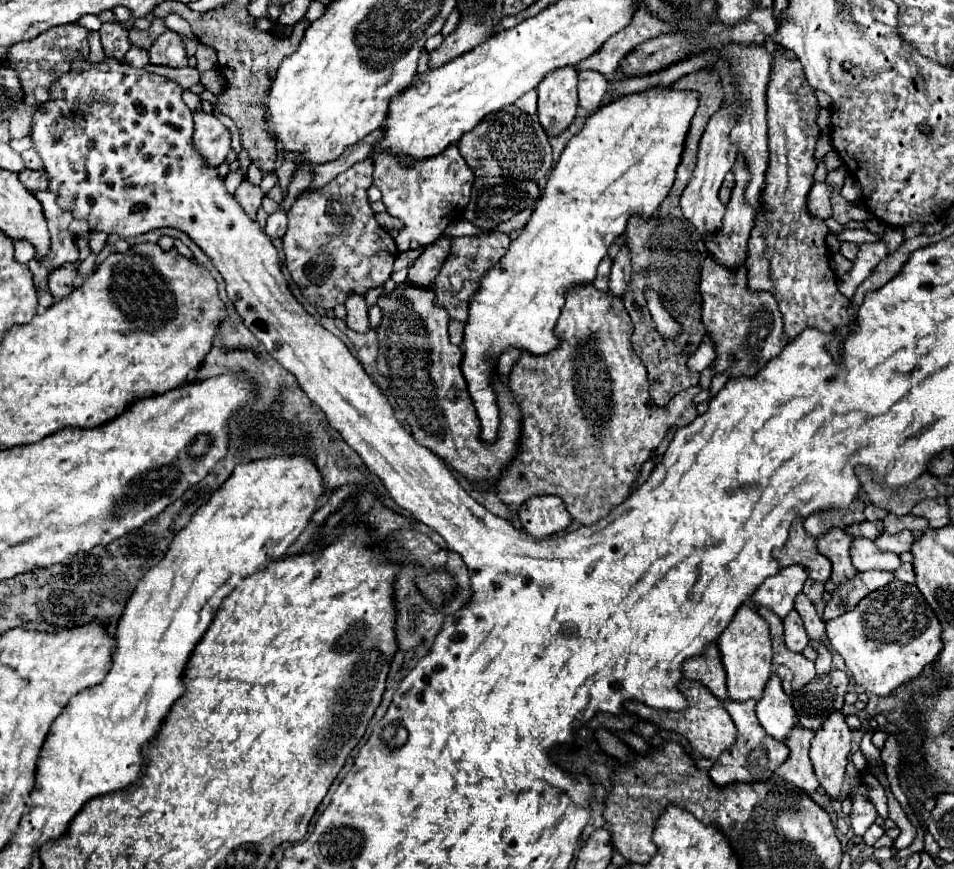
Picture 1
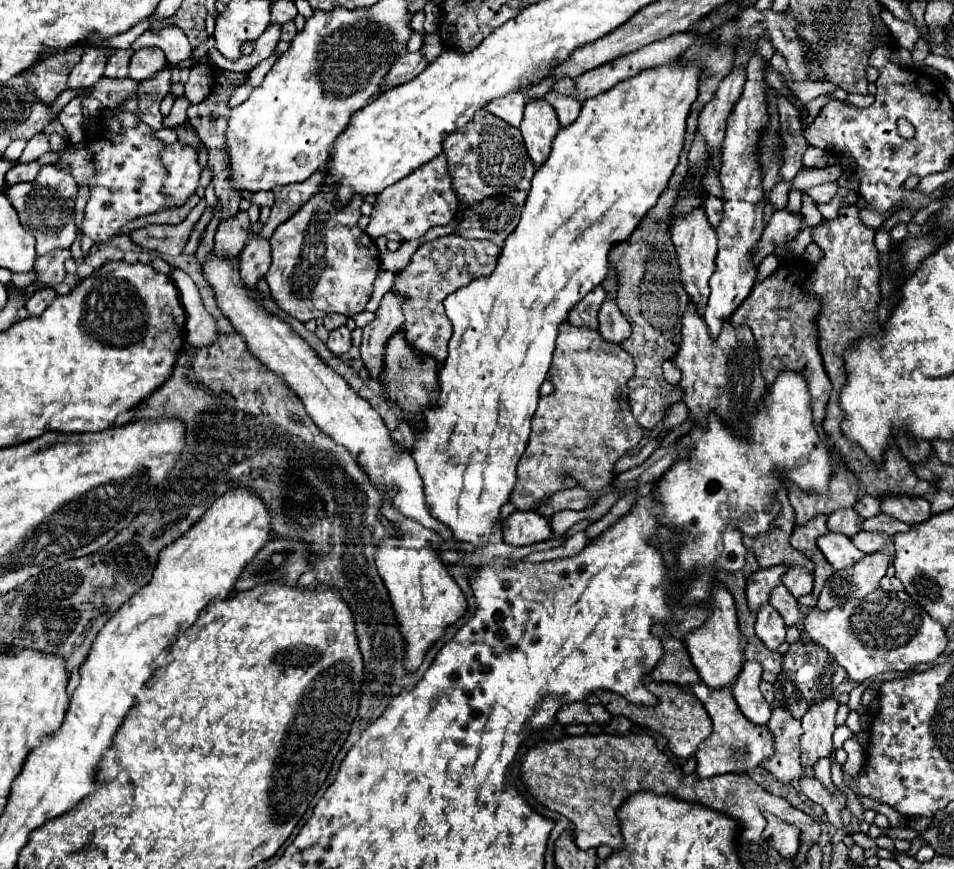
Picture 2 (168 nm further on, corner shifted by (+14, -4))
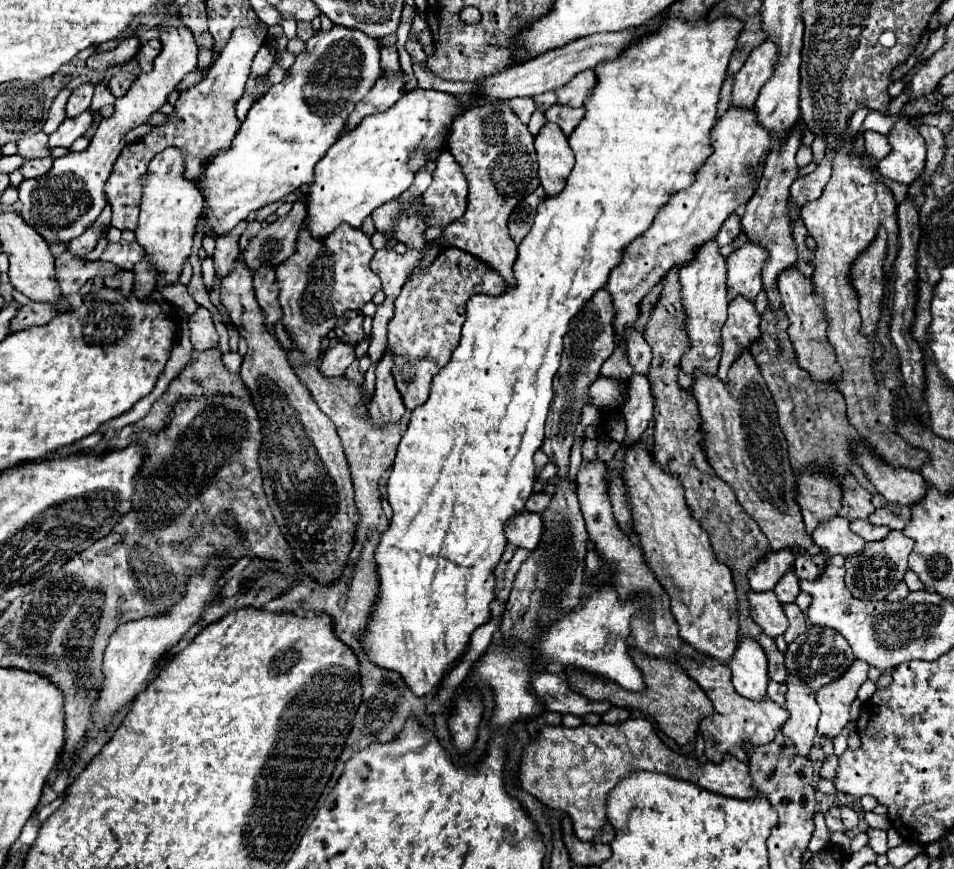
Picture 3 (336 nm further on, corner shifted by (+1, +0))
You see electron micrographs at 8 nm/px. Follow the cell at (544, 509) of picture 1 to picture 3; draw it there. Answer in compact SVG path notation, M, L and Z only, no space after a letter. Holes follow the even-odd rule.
M519 512L505 526L505 538L509 544L525 550L535 550L543 534L541 516L535 512Z

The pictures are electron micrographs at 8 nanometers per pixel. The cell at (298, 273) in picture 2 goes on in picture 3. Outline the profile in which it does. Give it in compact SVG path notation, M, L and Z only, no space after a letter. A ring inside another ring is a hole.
M339 226L335 232L331 232L325 240L315 240L307 228L299 232L297 238L297 250L291 258L287 258L277 272L279 282L279 302L283 306L283 326L289 338L295 342L297 350L303 354L303 362L315 362L321 354L321 338L325 338L337 324L339 316L347 310L359 310L363 304L367 304L379 290L381 280L379 276L369 268L369 262L373 258L375 250L369 242L369 236L365 236L361 230L355 230L351 226Z

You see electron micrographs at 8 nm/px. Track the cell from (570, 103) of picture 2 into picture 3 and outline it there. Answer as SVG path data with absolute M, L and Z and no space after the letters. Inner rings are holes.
M553 104L545 112L545 120L555 122L563 130L563 134L571 134L575 130L575 126L581 122L583 114L585 114L585 108L569 108L569 106Z

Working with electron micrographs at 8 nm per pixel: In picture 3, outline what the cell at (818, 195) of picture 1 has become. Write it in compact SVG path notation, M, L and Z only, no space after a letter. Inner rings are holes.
M751 242L743 244L739 250L735 250L729 258L727 258L727 296L729 302L733 302L737 296L743 296L751 302L755 302L757 294L761 292L761 266L767 260L767 252L761 246L755 246Z

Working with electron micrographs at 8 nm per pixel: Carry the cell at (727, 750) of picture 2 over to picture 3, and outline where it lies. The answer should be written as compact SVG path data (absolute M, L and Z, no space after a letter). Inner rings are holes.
M703 656L701 662L695 662L691 658L677 658L677 662L685 668L685 672L705 690L713 704L713 714L703 718L699 724L699 730L705 738L705 756L711 762L721 762L723 756L731 746L743 746L745 742L751 742L753 746L767 744L775 738L775 732L785 724L789 718L787 710L765 698L763 702L751 702L743 696L739 696L731 686L731 670L721 664L719 660L713 660L709 656Z

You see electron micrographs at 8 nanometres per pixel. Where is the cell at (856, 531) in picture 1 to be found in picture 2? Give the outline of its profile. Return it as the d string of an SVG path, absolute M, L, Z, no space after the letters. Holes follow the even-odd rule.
M850 508L850 510L838 510L828 516L828 530L840 532L846 536L854 536L862 530L862 518Z

